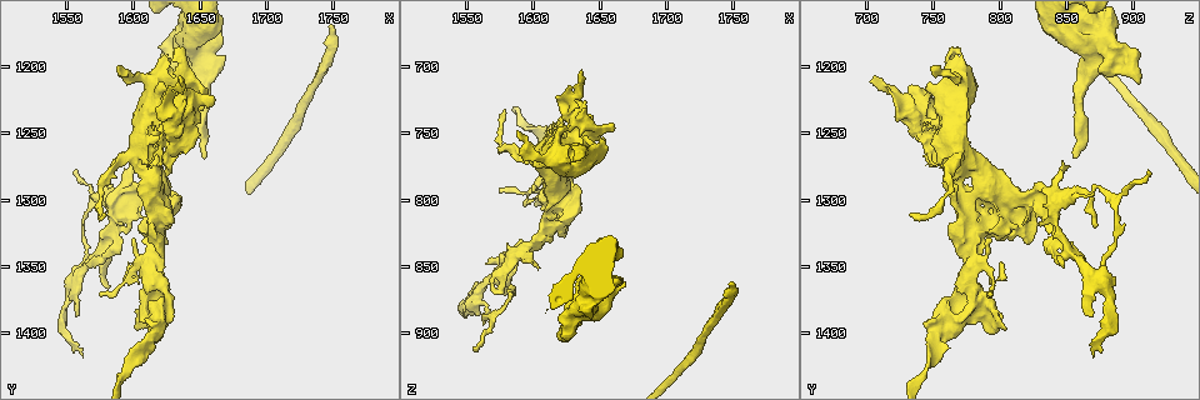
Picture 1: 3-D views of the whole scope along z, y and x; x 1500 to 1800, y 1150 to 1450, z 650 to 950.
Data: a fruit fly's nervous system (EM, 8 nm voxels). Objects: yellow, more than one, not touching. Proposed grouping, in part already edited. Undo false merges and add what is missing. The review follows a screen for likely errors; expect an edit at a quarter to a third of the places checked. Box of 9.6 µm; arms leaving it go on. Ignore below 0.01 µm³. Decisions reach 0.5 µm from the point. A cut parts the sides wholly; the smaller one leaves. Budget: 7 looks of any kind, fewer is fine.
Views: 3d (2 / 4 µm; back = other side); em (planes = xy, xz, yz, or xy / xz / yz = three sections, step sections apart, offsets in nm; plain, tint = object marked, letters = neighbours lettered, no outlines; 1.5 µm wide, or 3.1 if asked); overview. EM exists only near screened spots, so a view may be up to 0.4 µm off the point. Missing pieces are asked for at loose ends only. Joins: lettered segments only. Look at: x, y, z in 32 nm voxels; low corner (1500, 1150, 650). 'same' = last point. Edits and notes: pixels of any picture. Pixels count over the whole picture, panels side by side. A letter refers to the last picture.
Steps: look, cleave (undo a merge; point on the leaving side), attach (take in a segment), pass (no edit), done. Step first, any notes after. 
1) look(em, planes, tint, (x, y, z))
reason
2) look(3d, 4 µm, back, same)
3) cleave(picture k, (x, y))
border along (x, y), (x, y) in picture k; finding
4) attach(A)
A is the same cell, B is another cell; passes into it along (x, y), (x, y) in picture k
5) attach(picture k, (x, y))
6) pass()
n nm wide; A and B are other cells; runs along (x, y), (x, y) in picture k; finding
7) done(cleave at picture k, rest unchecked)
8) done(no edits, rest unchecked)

look(em, planes, letters, (1622, 1214, 904))
branch stops here

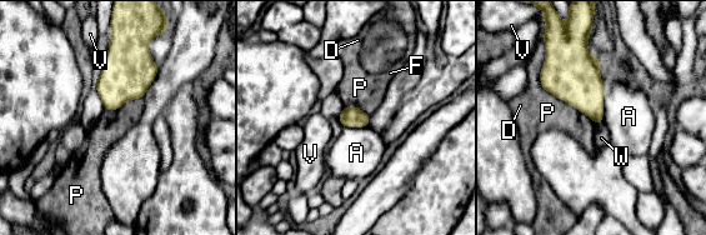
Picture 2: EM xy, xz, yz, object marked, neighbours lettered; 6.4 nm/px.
pass()
A, D, F, P, V and W are other cells; border along (602, 121), (595, 124) in picture 2; no lettered segment goes on from it

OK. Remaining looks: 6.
look(em, planes, letters, (1750, 1170, 862))
end of a long branch

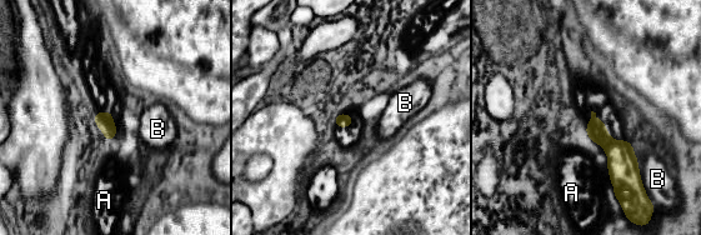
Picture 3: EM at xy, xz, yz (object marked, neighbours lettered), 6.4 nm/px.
pass()
B touches over 320 nm; A and B are other cells; border along (629, 141), (634, 149), (644, 186) in picture 3; none of them fits

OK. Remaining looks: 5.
look(em, planes, letters, (1560, 1418, 870))
free end

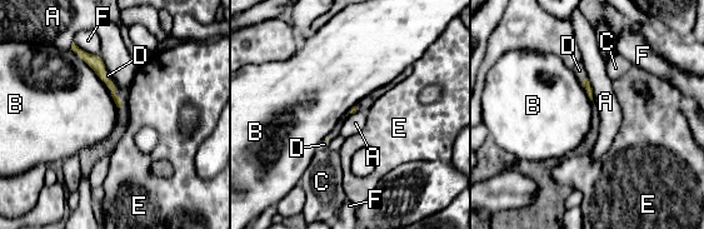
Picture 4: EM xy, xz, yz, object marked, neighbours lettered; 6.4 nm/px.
attach(D)
D is the same cell, A, B, C, E and F are other cells; passes into it along (587, 85), (583, 80), (579, 70) in picture 4; the neuron continues

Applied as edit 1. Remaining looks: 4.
done(attach at picture 4, rest unchecked)

